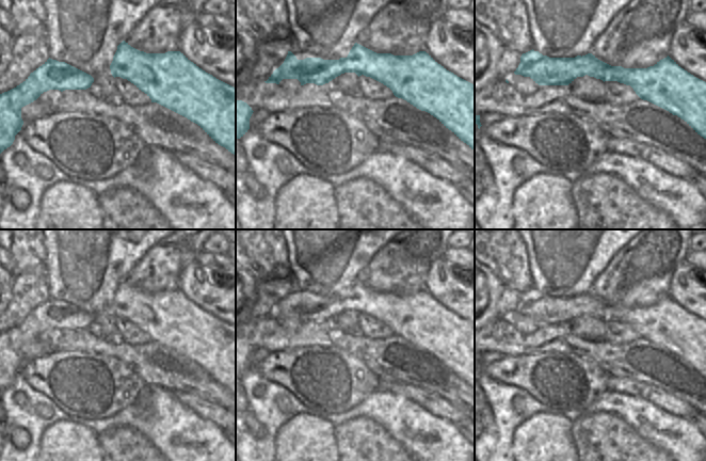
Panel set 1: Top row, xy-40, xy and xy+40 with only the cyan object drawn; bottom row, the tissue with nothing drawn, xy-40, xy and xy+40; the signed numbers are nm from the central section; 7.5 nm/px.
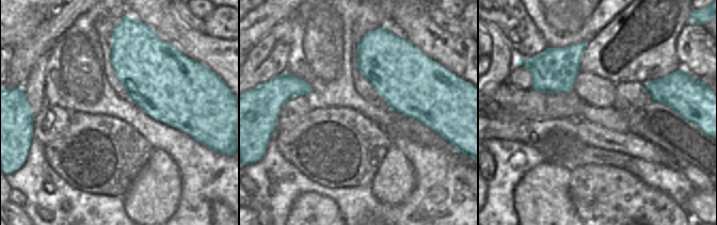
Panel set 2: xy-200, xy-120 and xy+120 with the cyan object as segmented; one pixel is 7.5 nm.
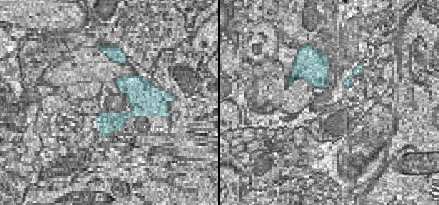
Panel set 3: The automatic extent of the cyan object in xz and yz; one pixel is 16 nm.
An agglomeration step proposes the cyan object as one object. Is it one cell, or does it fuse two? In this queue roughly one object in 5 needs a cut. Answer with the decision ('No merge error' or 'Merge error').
Merge error.

